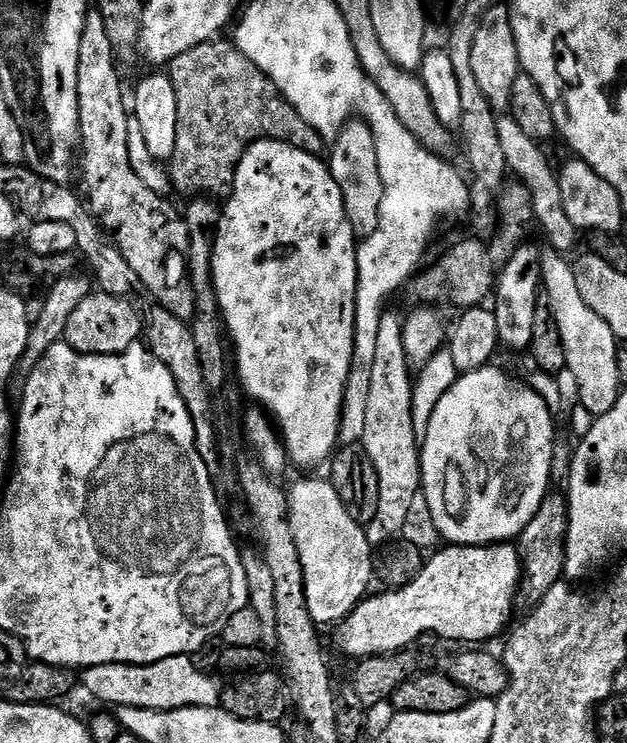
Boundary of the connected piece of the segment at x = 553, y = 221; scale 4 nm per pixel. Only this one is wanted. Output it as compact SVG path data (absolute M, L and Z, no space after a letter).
M511 114L501 115L497 126L499 141L502 142L503 153L506 154L508 172L530 190L536 224L539 231L541 228L545 238L548 239L547 247L553 252L568 254L568 251L576 244L578 230L567 217L566 206L562 206L562 186L557 169L555 167L552 169L547 154L540 149L543 147L537 140L530 138L530 134L523 132L522 126L518 126L518 122Z

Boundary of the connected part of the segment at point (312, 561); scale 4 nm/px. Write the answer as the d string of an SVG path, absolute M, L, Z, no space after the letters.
M327 479L300 480L288 492L288 521L302 562L306 606L318 626L335 625L369 595L374 547L367 541L365 525L354 522L342 506L335 486Z

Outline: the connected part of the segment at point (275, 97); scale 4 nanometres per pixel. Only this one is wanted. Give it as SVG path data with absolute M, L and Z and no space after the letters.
M217 38L214 40L209 40L208 43L203 44L202 46L194 46L190 50L186 50L186 54L178 54L178 58L174 58L170 65L170 75L172 78L172 85L174 86L174 96L178 98L178 134L176 135L176 141L174 142L174 154L172 155L172 159L170 161L170 167L172 167L172 184L177 188L178 191L181 192L184 196L190 196L188 198L200 198L205 194L212 194L208 192L224 192L227 193L229 189L232 187L232 183L234 182L234 178L236 177L236 171L238 170L238 166L242 162L242 158L244 157L244 151L251 146L251 144L257 144L260 140L280 140L283 144L289 144L290 146L294 146L298 150L302 150L303 152L309 152L311 156L320 156L323 153L323 148L326 148L326 141L324 137L318 134L318 130L314 130L314 126L310 126L310 122L306 122L306 118L302 118L302 114L298 114L298 110L294 110L294 106L290 106L290 102L287 98L281 94L278 90L278 86L274 86L274 82L260 69L257 64L254 62L250 62L250 58L246 58L246 54L242 54L240 49L236 47L235 43L229 42L228 44L224 41L224 38Z

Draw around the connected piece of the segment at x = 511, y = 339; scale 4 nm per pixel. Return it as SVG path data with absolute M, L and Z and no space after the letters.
M526 242L518 250L514 250L514 258L499 269L494 280L494 301L491 305L494 318L498 322L498 338L501 345L513 348L516 352L524 352L530 346L530 338L534 338L534 318L538 314L538 306L542 302L542 248L533 242Z

